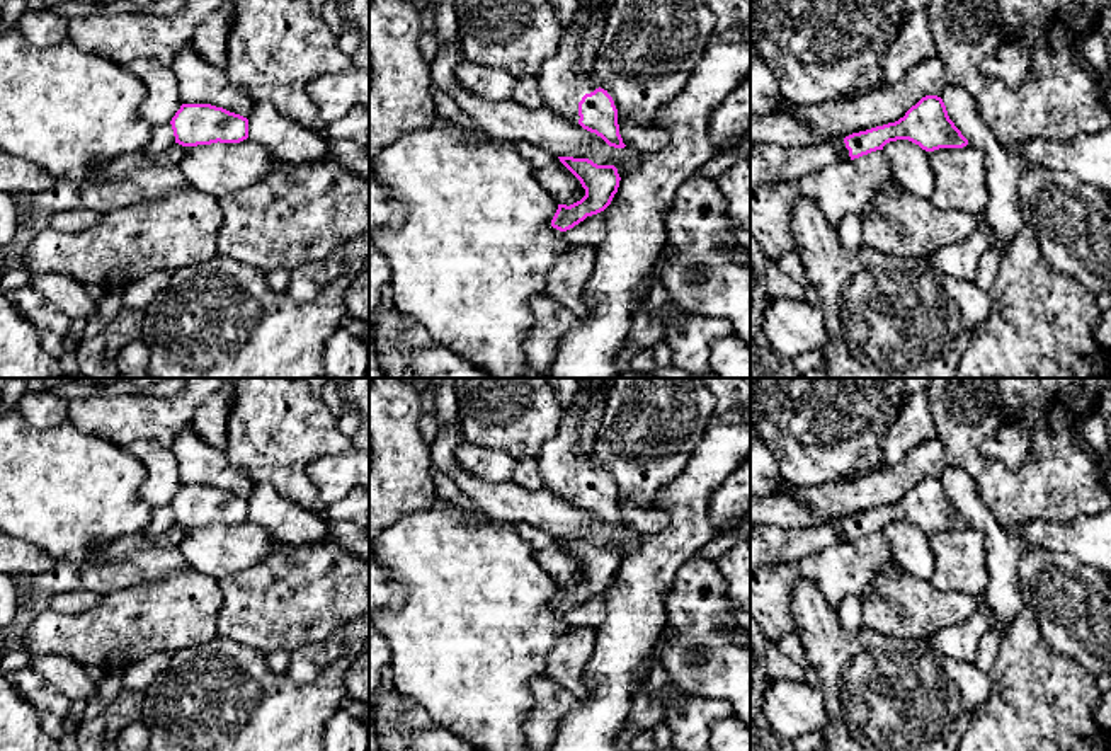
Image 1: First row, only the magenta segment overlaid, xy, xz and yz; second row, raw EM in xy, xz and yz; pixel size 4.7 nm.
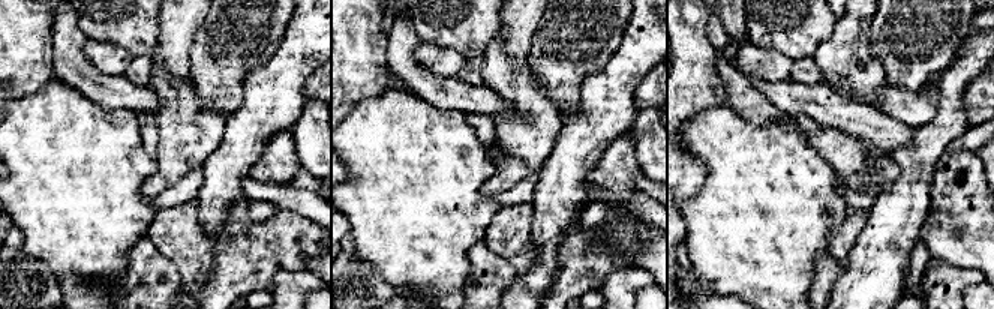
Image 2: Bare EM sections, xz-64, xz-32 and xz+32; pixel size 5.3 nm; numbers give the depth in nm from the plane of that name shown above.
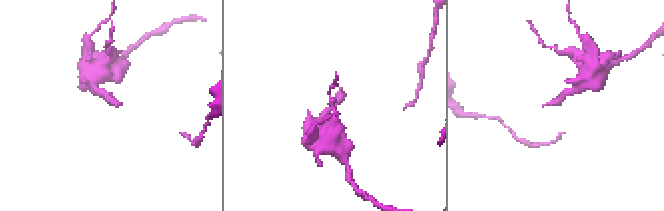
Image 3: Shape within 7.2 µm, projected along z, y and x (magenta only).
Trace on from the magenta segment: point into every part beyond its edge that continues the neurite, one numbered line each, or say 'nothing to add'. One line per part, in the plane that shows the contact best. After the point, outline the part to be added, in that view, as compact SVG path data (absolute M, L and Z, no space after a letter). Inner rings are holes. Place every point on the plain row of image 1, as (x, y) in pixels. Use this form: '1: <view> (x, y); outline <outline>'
1: xz (562, 465); outline M578 412L567 414L556 436L541 446L538 455L543 485L572 506L578 506L582 479L599 470L594 450L582 453L577 448L578 424Z

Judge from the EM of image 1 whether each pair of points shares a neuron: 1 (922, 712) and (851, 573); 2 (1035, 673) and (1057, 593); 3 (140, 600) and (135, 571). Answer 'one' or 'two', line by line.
1: two
2: two
3: two

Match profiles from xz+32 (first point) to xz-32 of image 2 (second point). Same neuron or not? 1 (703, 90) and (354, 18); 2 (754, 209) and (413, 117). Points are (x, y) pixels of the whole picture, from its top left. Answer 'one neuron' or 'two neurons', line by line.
1: one neuron
2: one neuron

